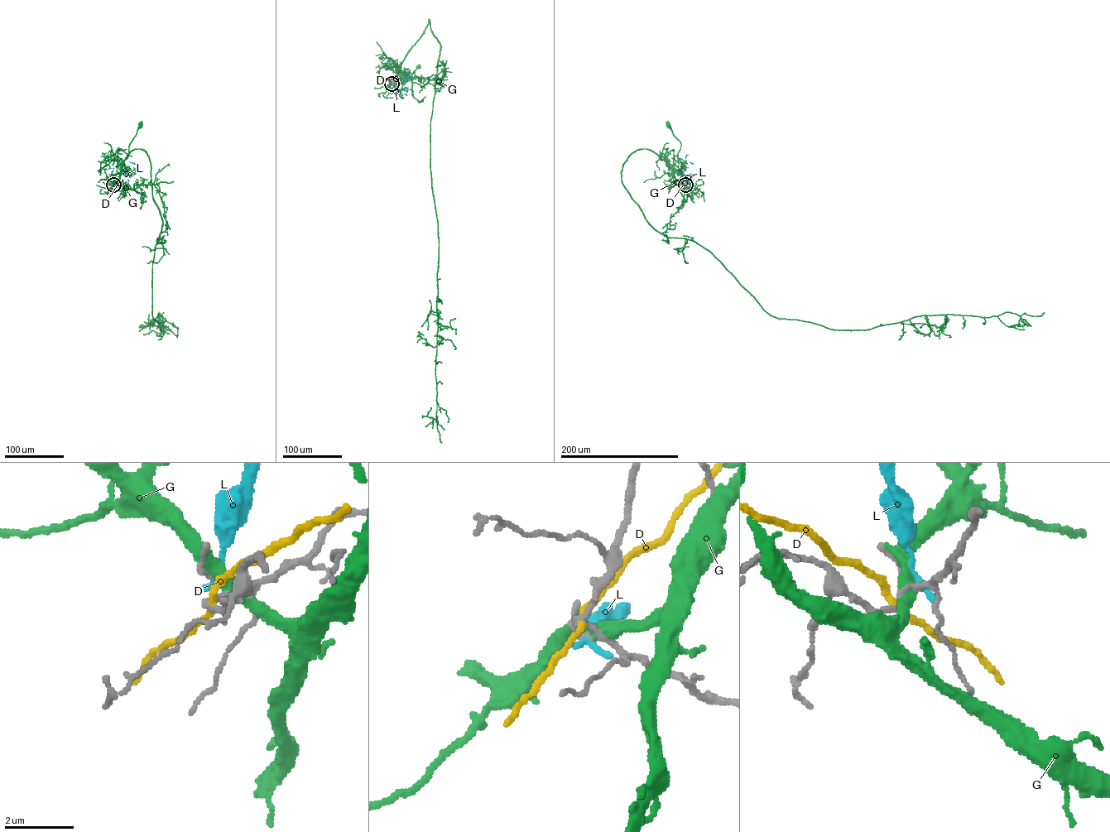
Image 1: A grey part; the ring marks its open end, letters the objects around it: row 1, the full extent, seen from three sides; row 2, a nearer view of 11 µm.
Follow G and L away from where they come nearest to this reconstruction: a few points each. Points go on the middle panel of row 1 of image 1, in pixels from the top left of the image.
G: (391, 84), (400, 69), (406, 72), (408, 79), (418, 66)
L: (391, 84), (391, 79), (394, 83), (397, 81), (385, 64)

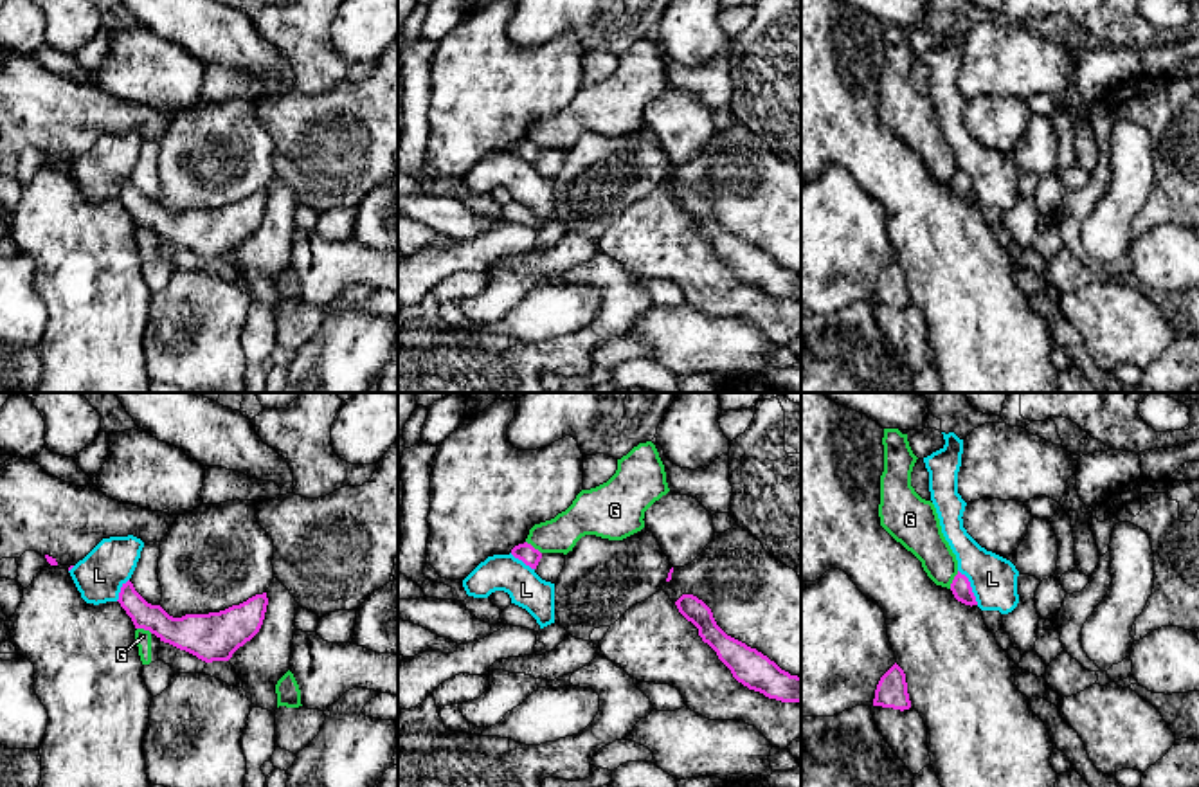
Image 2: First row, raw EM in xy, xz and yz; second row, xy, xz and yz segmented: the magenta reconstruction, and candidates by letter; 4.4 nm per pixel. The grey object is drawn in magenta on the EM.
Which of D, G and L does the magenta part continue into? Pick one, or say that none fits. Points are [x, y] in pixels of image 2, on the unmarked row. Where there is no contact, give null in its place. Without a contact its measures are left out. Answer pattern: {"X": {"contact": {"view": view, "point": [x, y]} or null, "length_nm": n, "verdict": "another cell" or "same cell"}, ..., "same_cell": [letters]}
{"D": {"contact": null, "verdict": "another cell"}, "G": {"contact": {"view": "yz", "point": [953, 177]}, "length_nm": 90, "verdict": "another cell"}, "L": {"contact": {"view": "yz", "point": [971, 184]}, "length_nm": 180, "verdict": "another cell"}, "same_cell": []}

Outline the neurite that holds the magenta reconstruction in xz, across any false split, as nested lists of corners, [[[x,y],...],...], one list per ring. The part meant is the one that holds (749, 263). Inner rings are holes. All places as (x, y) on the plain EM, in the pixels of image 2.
[[[693,191],[675,198],[679,209],[699,225],[699,232],[749,286],[781,299],[801,299],[801,274],[781,267],[774,258],[727,232],[715,218],[711,205]]]

